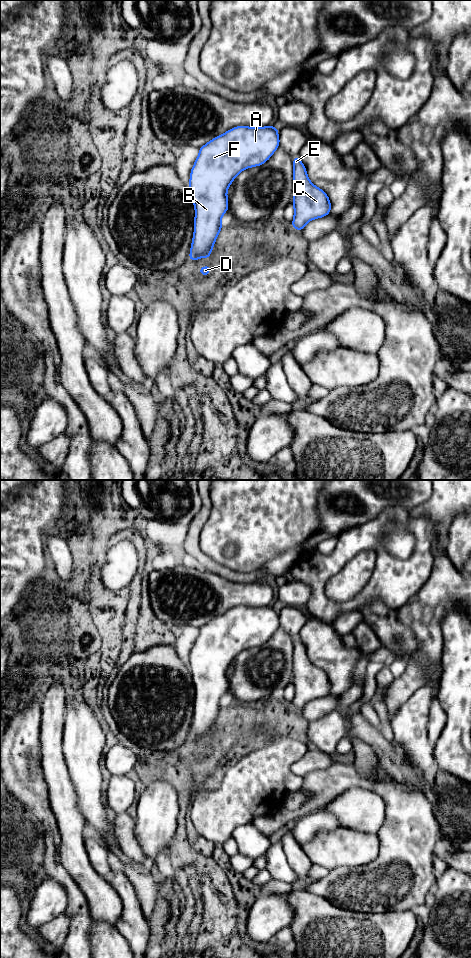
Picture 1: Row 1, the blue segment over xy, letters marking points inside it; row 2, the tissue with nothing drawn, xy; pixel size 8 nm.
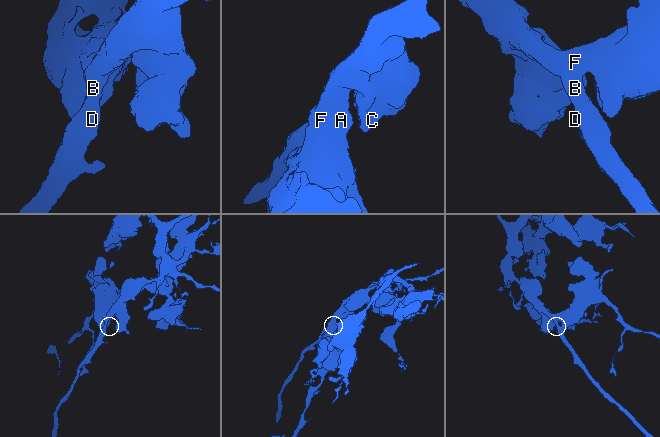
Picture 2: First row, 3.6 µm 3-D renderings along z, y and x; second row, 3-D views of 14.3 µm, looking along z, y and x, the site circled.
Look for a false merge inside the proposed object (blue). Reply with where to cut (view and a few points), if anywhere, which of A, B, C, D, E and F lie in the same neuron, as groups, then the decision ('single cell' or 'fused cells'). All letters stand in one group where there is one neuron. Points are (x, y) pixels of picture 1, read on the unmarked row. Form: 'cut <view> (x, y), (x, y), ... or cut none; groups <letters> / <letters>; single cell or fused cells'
cut none; groups A B C D E F; single cell

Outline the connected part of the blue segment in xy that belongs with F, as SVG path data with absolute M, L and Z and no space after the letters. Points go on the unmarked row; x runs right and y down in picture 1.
M236 606L236 607L228 610L224 614L213 618L207 624L205 624L199 628L199 636L195 640L195 643L191 649L190 661L188 664L190 673L192 675L193 685L195 688L194 714L193 714L193 719L192 719L192 724L191 724L191 729L190 729L190 734L189 734L188 740L192 740L192 741L196 742L196 740L198 738L202 738L202 737L204 737L208 740L209 736L212 734L212 728L215 724L218 714L223 707L220 700L221 700L222 696L226 693L226 691L229 689L228 678L227 678L227 670L228 670L229 666L231 665L233 660L236 658L236 656L243 650L250 648L250 647L260 646L260 645L264 644L266 641L268 641L269 638L274 634L276 629L279 627L279 625L280 625L280 620L279 620L277 606L265 606L265 607L258 607L258 608L248 607L248 606Z

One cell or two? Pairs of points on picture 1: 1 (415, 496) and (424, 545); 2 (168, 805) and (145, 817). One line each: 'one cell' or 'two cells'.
1: two cells
2: one cell

